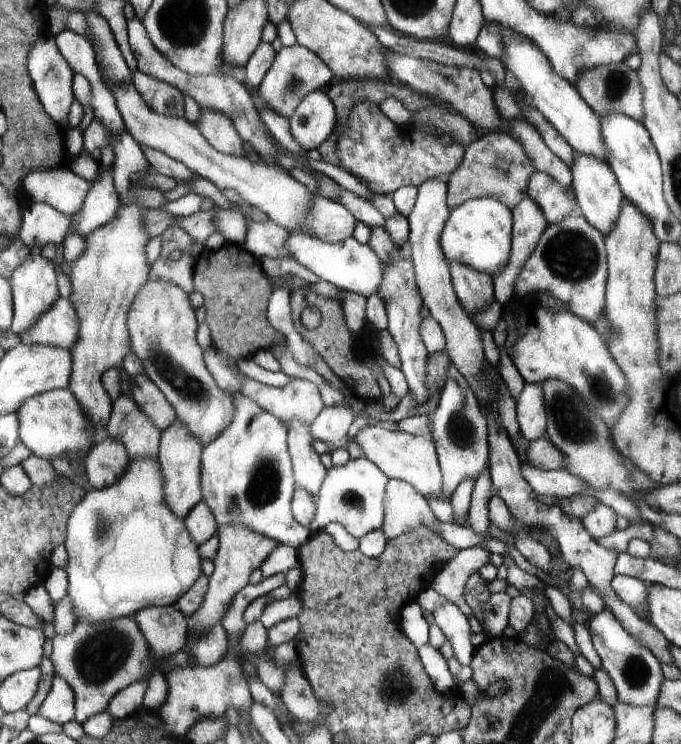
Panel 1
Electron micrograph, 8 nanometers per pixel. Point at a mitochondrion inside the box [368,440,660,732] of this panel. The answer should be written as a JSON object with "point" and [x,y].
{"point":[396,685]}

